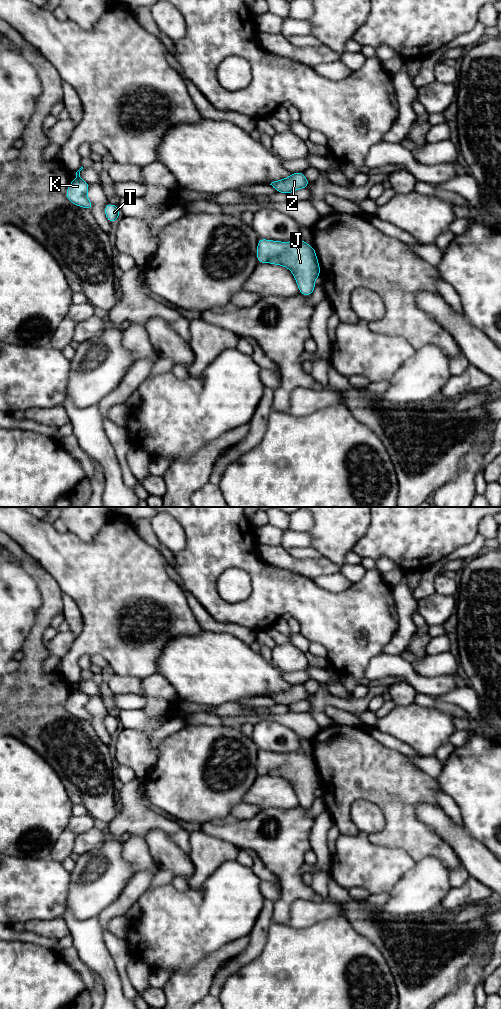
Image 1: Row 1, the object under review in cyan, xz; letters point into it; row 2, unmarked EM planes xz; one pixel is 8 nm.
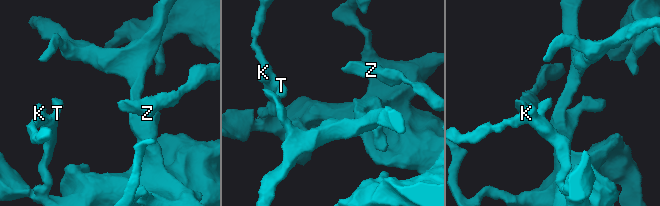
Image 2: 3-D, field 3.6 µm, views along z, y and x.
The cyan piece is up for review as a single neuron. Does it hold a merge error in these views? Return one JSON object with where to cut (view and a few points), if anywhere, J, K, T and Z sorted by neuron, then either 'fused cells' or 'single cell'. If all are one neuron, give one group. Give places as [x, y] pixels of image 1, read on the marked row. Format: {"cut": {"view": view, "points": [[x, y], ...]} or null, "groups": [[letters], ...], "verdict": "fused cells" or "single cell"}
{"cut": null, "groups": [["J", "K", "T", "Z"]], "verdict": "single cell"}

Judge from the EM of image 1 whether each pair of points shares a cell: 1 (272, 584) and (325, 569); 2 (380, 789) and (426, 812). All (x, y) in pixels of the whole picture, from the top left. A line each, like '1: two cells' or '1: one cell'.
1: two cells
2: two cells

